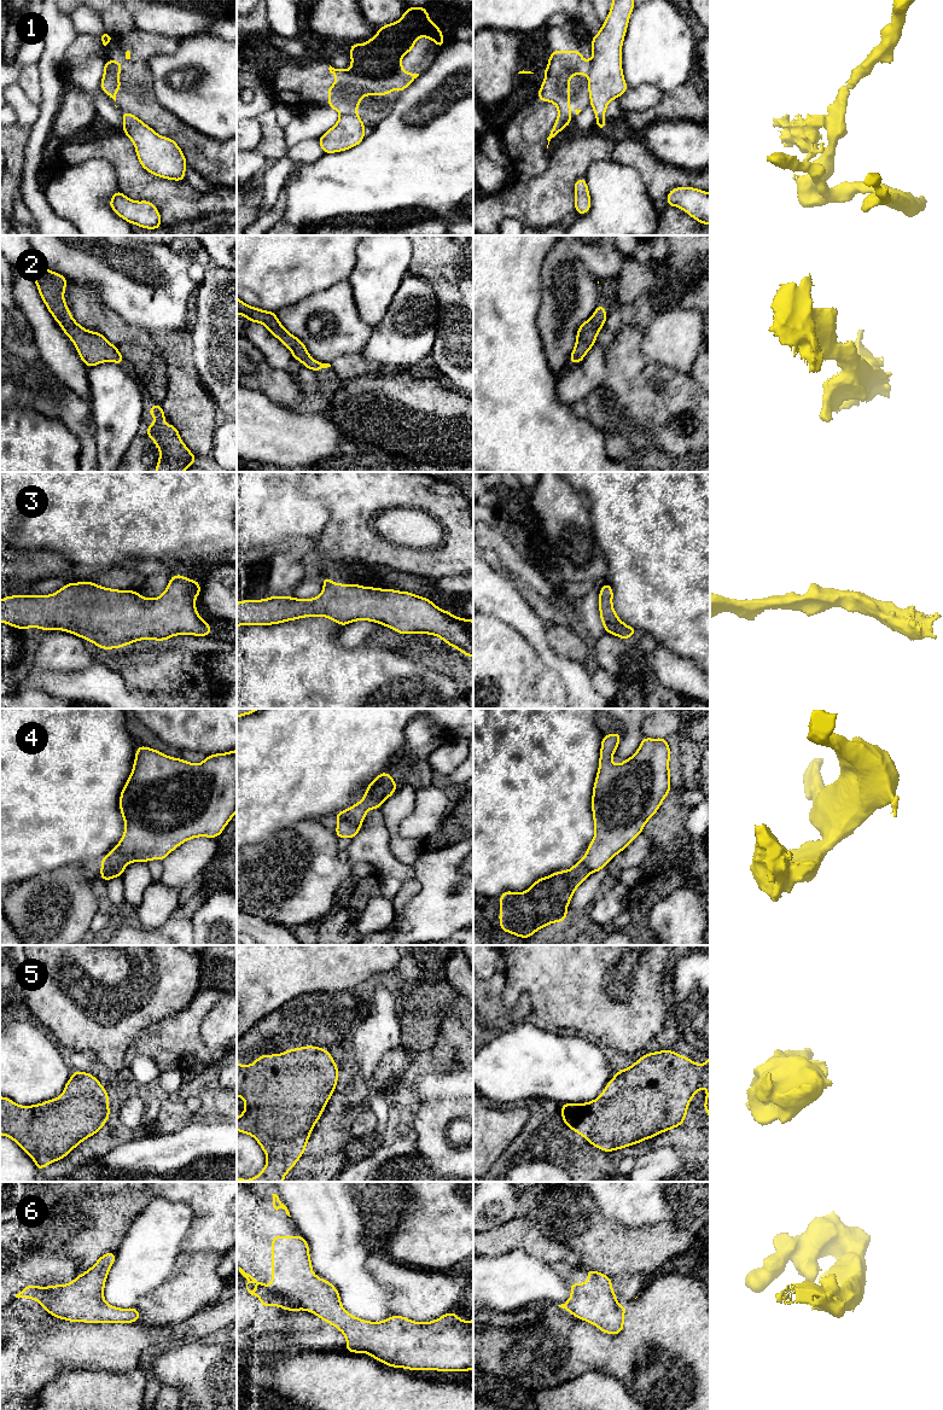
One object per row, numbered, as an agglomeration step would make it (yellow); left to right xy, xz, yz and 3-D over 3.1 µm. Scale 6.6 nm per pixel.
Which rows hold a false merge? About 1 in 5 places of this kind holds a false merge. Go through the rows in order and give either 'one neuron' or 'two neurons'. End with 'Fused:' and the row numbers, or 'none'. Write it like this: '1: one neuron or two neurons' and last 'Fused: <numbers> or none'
1: two neurons
2: one neuron
3: one neuron
4: two neurons
5: one neuron
6: one neuron
Fused: 1, 4

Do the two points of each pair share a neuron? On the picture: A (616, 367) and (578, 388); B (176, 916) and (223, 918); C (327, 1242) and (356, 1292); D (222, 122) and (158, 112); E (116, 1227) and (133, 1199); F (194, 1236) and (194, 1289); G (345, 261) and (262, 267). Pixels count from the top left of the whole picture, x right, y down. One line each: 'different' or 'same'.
A: different
B: different
C: same
D: different
E: same
F: different
G: same

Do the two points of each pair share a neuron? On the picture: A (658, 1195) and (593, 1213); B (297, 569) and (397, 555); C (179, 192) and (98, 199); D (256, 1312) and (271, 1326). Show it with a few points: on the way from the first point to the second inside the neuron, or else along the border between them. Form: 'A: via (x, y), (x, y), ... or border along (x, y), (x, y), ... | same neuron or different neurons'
A: border along (588, 1194), (604, 1215), (620, 1221), (627, 1227) | different neurons
B: border along (308, 559), (312, 566) | different neurons
C: border along (108, 163), (115, 170), (120, 190) | different neurons
D: border along (279, 1316), (254, 1324) | different neurons

